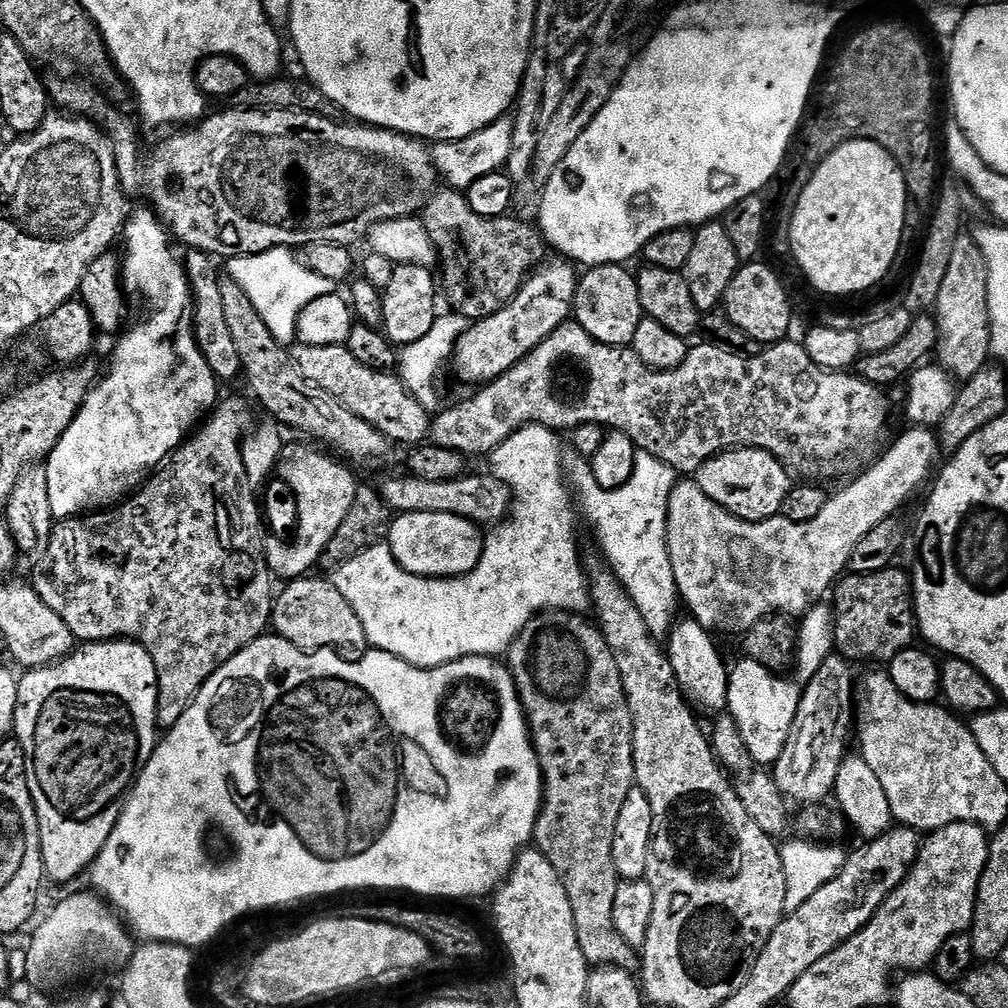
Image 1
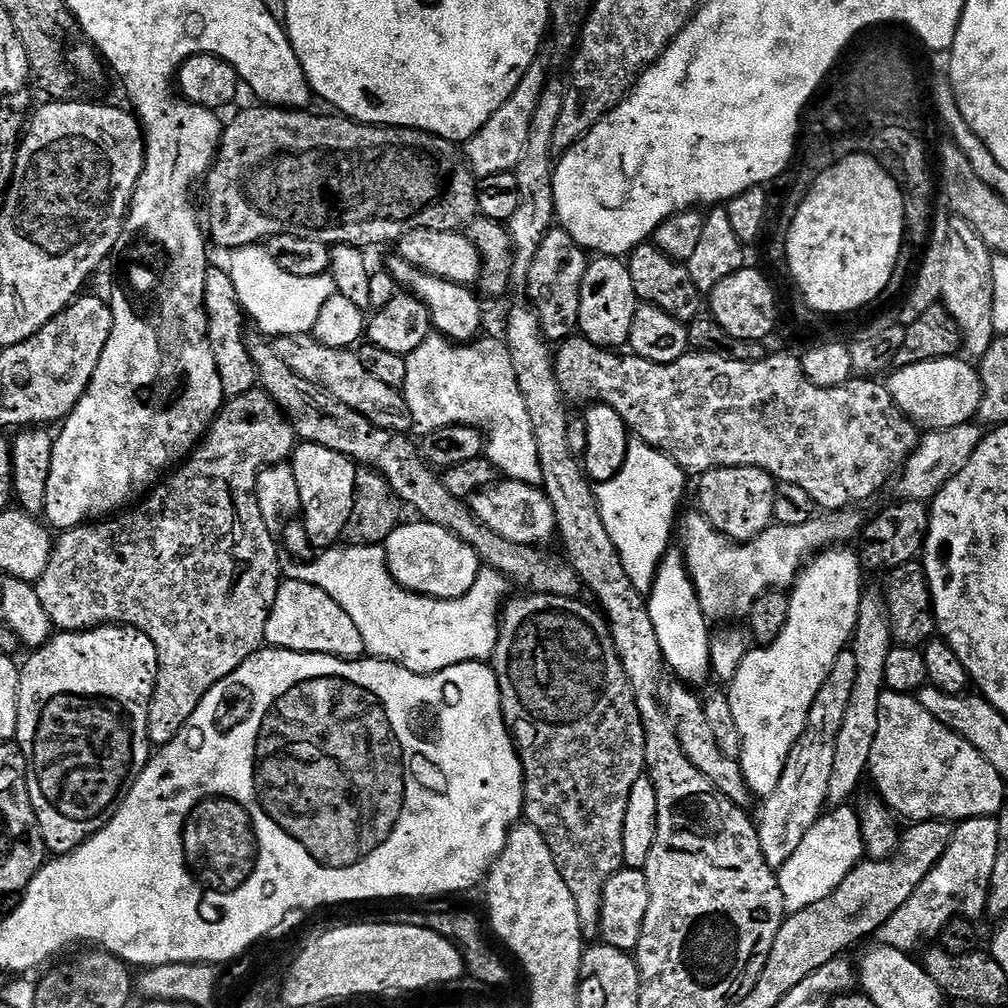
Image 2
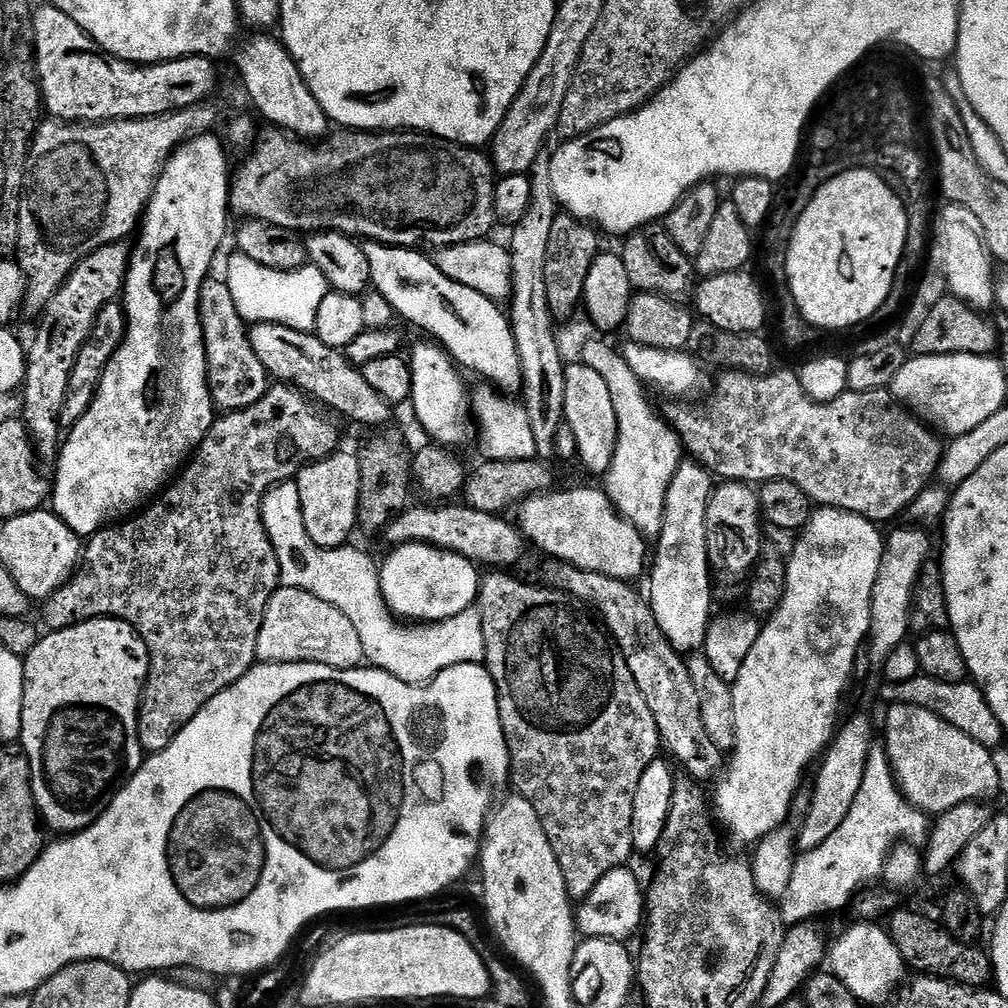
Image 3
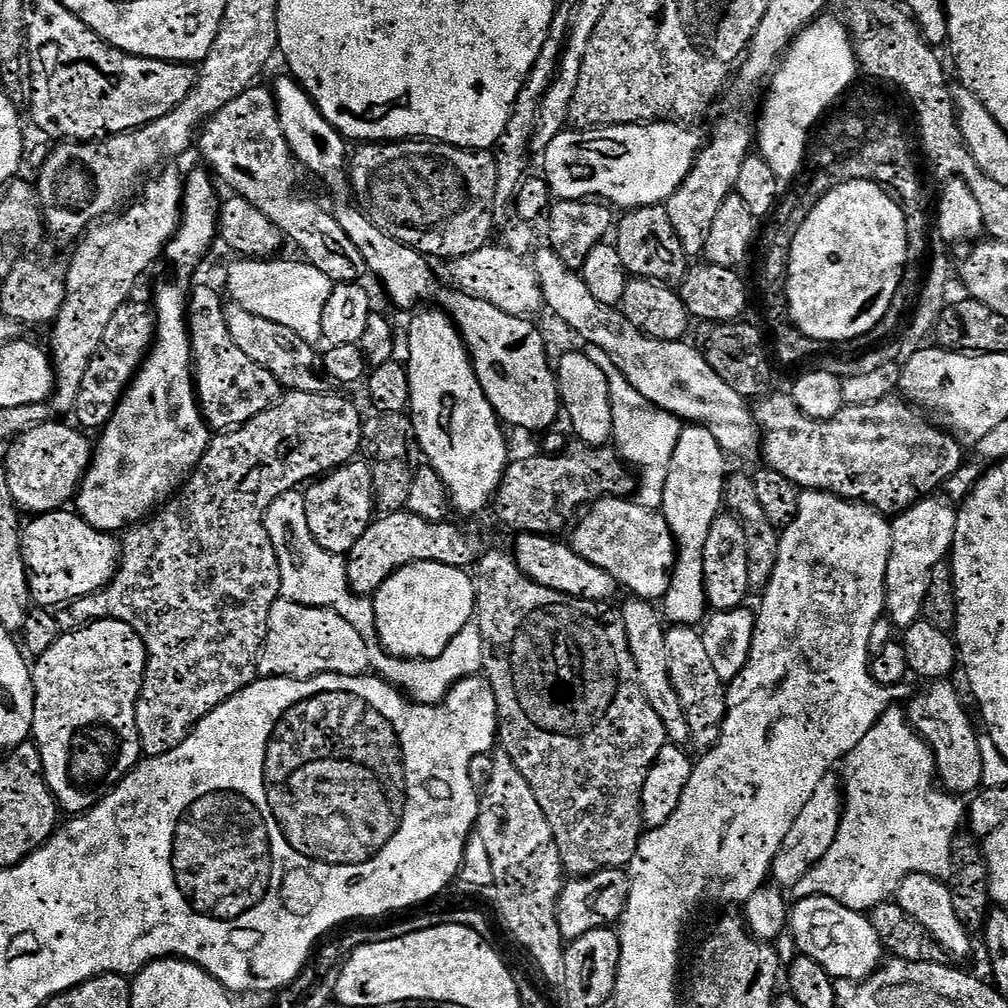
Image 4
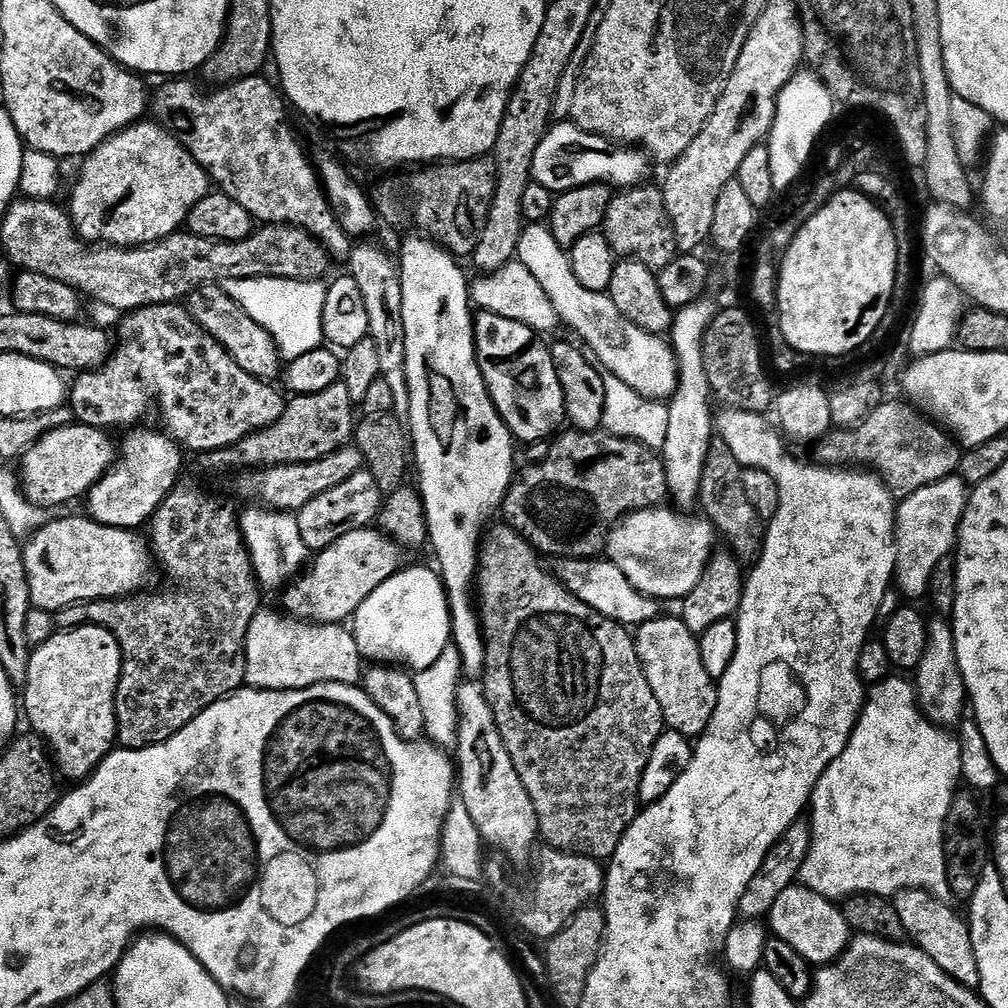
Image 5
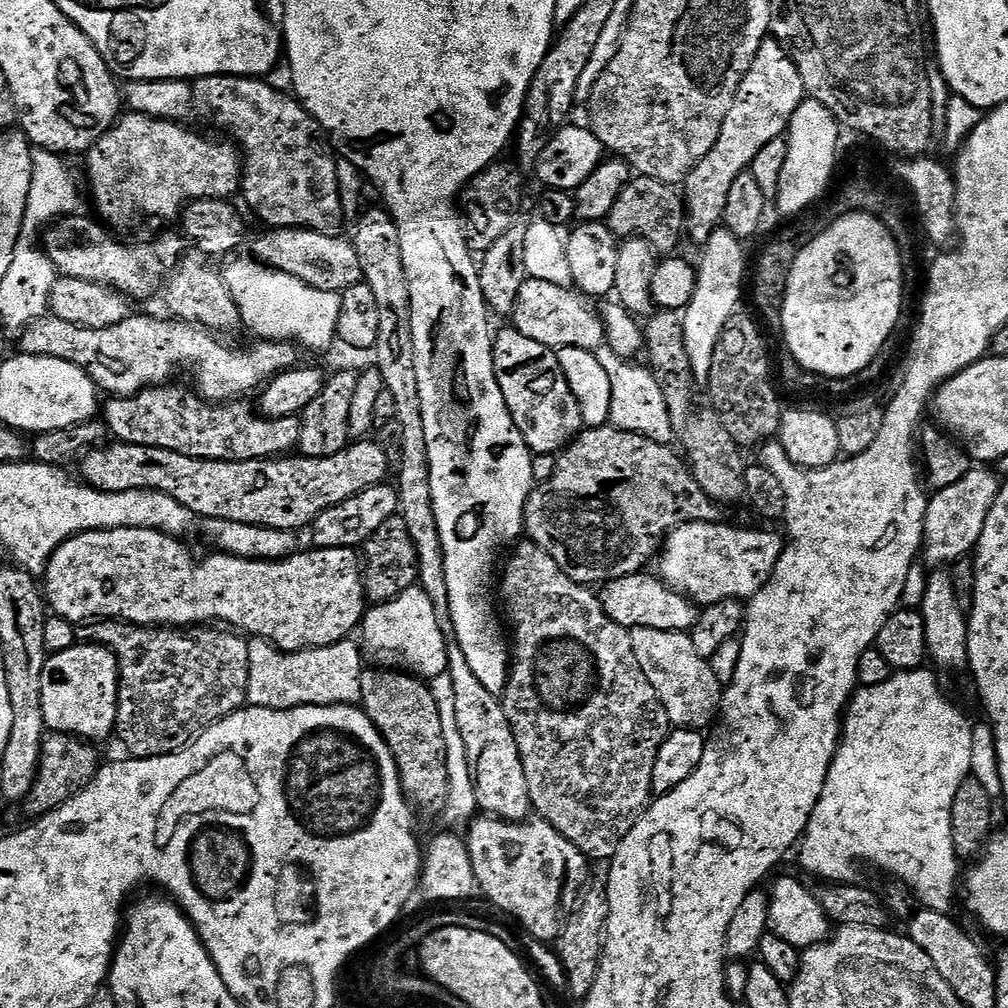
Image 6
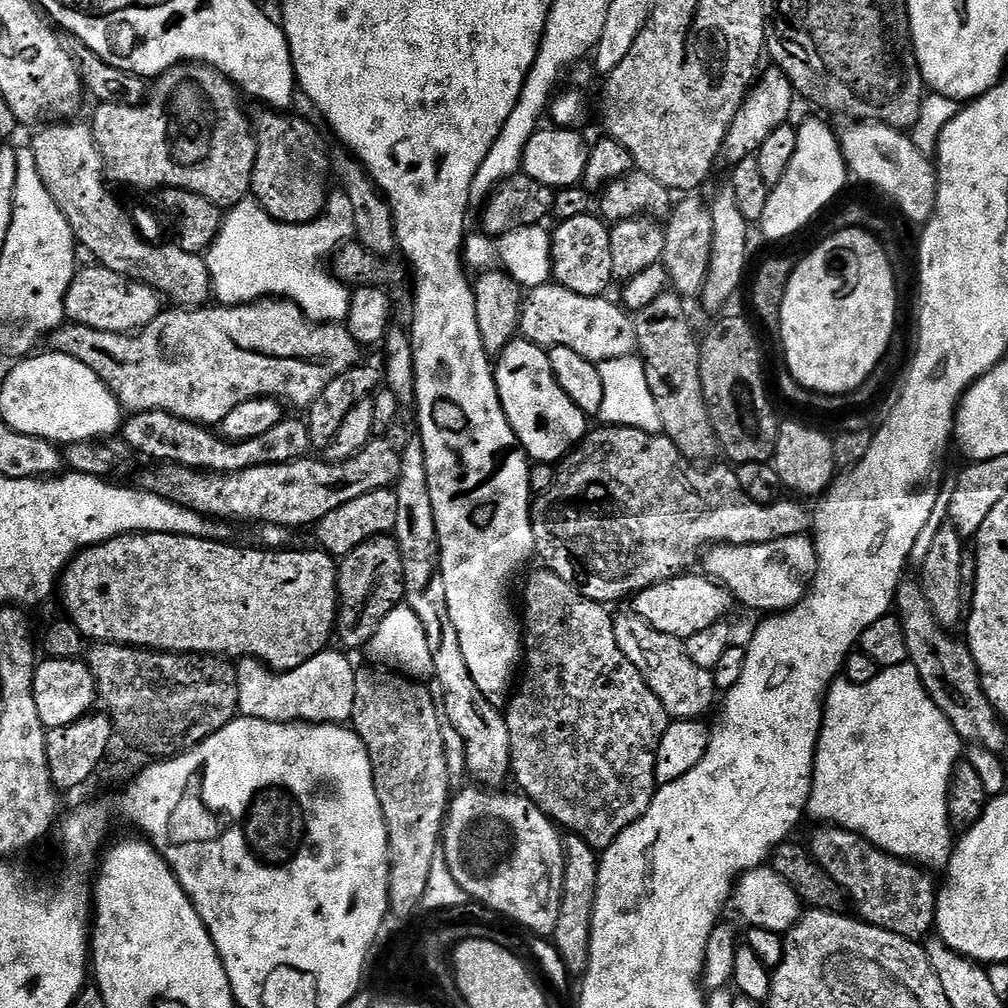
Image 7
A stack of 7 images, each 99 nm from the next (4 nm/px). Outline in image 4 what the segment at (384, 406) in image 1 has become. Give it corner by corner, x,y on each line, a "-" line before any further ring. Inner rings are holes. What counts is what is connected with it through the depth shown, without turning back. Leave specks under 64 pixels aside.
233,307
228,312
228,325
230,338
242,349
242,354
250,358
262,370
274,374
274,378
285,389
293,392
324,392
326,386
321,373
312,367
317,367
318,352
313,345
307,344
297,332
281,324
270,322
261,316
255,316
242,307
-
234,309
234,310
233,310
-
321,380
321,381
320,381
-
324,383
324,384
323,384

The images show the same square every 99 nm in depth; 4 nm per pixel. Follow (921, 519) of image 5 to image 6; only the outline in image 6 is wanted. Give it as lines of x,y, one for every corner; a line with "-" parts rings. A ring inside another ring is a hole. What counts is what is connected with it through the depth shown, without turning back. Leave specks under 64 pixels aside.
973,467
972,471
965,474
961,480
954,482
954,486
946,486
945,488
939,489
929,499
928,509
924,515
924,537
922,539
922,560
925,560
928,564
932,564
928,566
951,565
975,549
982,532
982,526
988,517
988,510
995,502
996,495
1000,492
1002,483
1001,477
995,471
989,470
987,472
984,468
987,467

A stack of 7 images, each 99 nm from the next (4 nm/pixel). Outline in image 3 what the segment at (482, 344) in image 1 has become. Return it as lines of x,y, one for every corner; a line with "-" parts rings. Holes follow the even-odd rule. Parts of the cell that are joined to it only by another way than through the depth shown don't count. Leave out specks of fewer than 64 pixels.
561,214
554,218
554,226
550,230
550,246
546,246
546,298
550,298
550,310
557,321
570,319
576,308
578,312
581,307
586,274
590,274
590,266
594,266
602,251
599,235
601,233
591,223
577,216

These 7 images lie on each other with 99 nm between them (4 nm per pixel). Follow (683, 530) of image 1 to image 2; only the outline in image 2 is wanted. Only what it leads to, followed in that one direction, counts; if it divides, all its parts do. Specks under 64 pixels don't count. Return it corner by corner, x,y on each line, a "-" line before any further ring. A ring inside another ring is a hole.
969,422
962,426
954,426
937,432
925,431
919,437
911,458
904,464
903,472
899,473
898,484
900,480
901,492
899,495
905,500
931,502
942,490
942,486
946,486
946,482
950,482
950,478
957,476
962,468
970,462
981,439
982,428
976,422
-
693,510
685,520
683,517
684,563
697,590
705,618
709,622
743,621
762,595
776,589
791,589
809,558
827,549
833,542
848,542
852,535
855,537
861,531
862,519
856,512
859,511
841,510
820,514
802,526
776,524
747,542
728,539
699,511

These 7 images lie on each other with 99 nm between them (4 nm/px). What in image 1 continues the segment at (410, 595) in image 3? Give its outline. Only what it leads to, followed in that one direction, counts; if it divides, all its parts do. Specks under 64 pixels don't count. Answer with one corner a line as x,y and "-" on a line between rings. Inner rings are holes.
401,512
391,521
386,542
394,558
410,574
419,576
464,576
482,558
485,533
473,520
458,514

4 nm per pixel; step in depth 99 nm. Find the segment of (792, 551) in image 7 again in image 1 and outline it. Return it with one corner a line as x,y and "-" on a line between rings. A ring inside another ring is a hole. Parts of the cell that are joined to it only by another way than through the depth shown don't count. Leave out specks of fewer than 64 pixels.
411,474
401,480
384,480
378,484
380,497
388,503
393,513
433,512
434,514
458,514
473,520
478,526
495,526
509,515
514,504
512,491
497,476
470,476
463,474
455,480
428,482

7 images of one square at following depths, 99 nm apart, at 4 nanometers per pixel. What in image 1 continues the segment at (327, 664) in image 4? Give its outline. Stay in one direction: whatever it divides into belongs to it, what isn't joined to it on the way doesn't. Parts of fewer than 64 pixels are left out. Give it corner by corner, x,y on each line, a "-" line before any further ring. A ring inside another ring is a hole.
316,574
307,578
290,580
283,585
284,589
279,589
272,605
271,627
275,635
286,638
294,646
305,650
345,650
353,648
353,653
363,654
369,651
370,645
366,638
366,630
362,630
362,622
358,622
358,614
354,614
354,609
350,607
350,602
342,598
342,593
333,586
331,579
319,580

